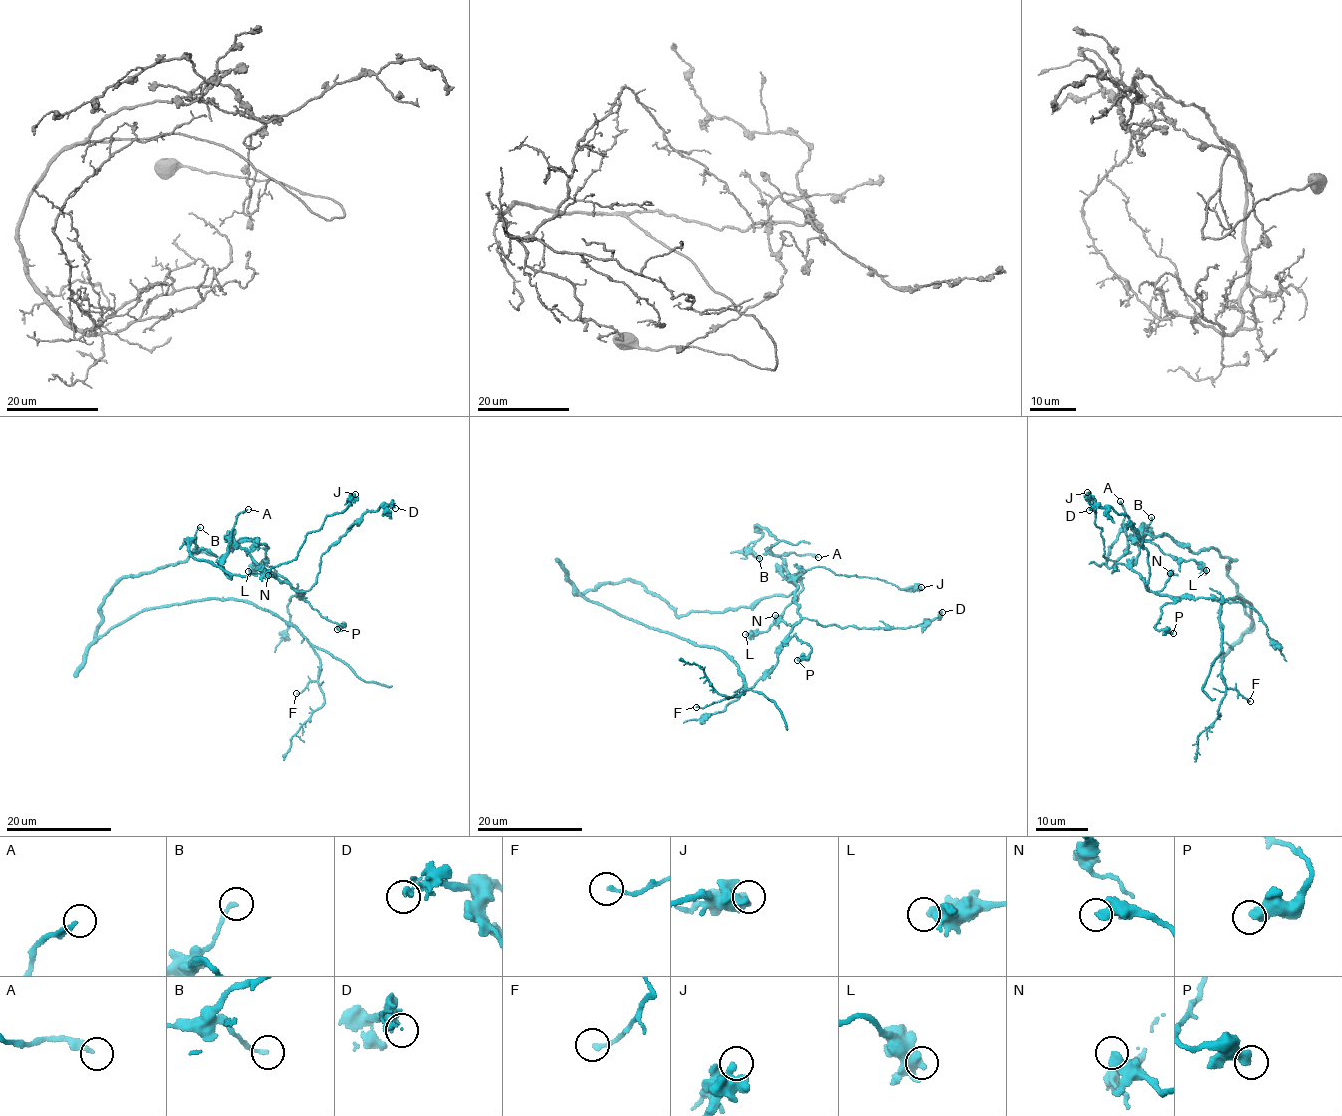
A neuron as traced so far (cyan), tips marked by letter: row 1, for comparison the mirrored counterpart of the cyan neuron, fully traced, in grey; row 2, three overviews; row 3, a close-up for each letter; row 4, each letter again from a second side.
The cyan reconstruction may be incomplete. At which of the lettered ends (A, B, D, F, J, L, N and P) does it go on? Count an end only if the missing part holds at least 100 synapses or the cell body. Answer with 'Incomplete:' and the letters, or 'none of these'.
Incomplete: none of these

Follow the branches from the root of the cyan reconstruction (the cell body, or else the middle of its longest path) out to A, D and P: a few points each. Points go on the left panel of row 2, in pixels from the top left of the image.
A: (134, 575), (177, 565), (200, 552), (221, 557), (240, 540), (257, 540), (228, 545), (236, 518), (248, 509)
D: (134, 575), (200, 552), (221, 557), (257, 538), (234, 543), (307, 591), (321, 556), (364, 514), (395, 508)
P: (134, 575), (200, 552), (221, 557), (257, 538), (234, 543), (345, 625), (337, 629)

